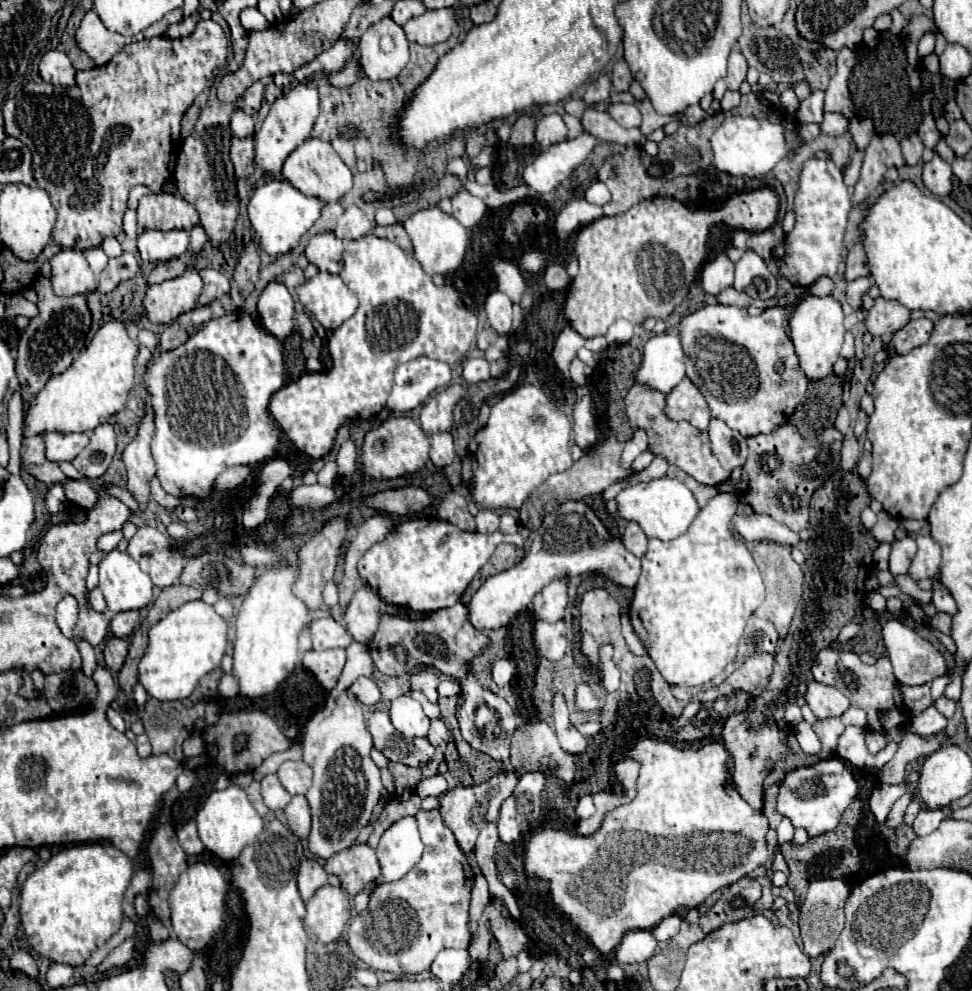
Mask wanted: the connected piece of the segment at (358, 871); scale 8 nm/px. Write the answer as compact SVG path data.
M352 845L322 863L328 873L336 873L342 879L342 887L354 897L360 891L368 891L378 885L380 863L376 851L368 845Z

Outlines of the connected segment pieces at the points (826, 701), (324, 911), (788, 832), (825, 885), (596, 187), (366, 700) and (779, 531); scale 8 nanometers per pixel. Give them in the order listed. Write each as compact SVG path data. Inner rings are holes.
M812 681L808 685L808 691L806 691L804 699L818 719L840 717L850 707L848 697L844 697L836 687L824 685L820 681Z
M324 885L306 903L304 925L322 943L336 941L342 935L348 919L350 919L350 901L348 893L342 887Z
M782 819L782 823L778 825L776 833L778 833L778 845L784 845L784 843L792 841L792 835L794 835L794 827L792 827L792 823L790 823L788 819Z
M822 879L808 887L804 905L800 909L800 935L804 953L808 957L818 957L830 951L844 929L844 903L850 895L850 885L842 879Z
M596 181L594 185L588 187L586 191L586 201L596 203L596 205L606 205L610 201L610 191L602 181Z
M358 677L352 685L350 685L350 693L364 705L376 705L380 701L380 691L374 679L370 677Z
M734 515L734 529L746 539L746 541L774 541L780 545L798 545L802 541L800 533L790 531L786 525L780 525L768 515Z

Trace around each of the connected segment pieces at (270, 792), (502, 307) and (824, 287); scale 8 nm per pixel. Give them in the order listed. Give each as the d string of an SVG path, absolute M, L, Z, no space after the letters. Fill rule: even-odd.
M266 775L262 779L262 799L266 803L268 809L272 811L278 811L278 809L284 809L288 805L288 801L292 799L292 795L280 785L278 781L278 775Z
M494 291L488 295L484 309L488 315L488 323L500 335L508 335L510 325L512 325L512 301L508 301L508 297L504 293Z
M820 277L816 283L810 285L810 293L816 295L816 297L826 297L826 295L832 295L832 289L834 289L834 283L830 277Z

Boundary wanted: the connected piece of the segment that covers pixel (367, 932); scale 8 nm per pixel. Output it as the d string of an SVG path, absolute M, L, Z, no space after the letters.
M438 809L418 811L416 813L422 841L426 845L424 855L418 865L414 865L400 881L382 883L370 893L370 905L366 911L358 913L348 929L348 945L356 957L360 957L368 967L376 971L388 971L394 975L418 975L428 971L434 957L442 947L452 949L468 949L471 933L468 927L468 899L471 899L471 889L474 879L468 871L466 855L460 851L454 833L442 823Z

